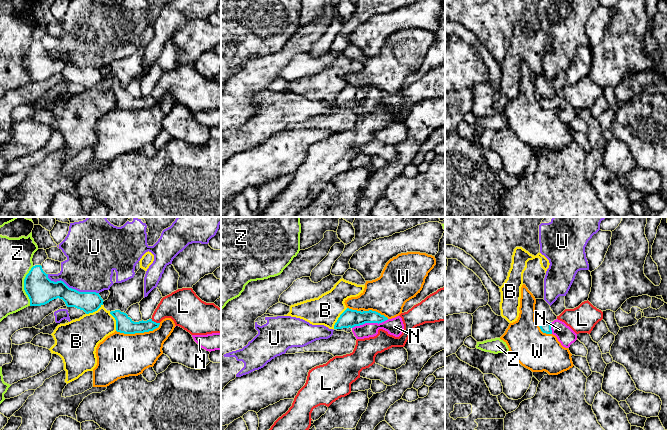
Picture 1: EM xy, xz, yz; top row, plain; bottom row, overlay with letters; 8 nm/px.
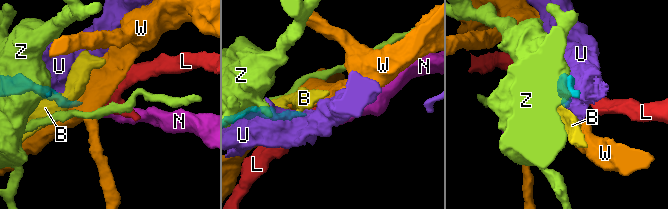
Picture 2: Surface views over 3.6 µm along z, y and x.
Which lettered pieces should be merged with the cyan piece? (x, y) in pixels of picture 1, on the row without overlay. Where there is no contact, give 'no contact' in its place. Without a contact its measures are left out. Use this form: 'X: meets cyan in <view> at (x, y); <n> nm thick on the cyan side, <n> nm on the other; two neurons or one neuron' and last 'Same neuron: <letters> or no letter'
B: meets cyan in xz at (338, 94); 140 nm thick on the cyan side, 240 nm on the other; two neurons
L: meets cyan in xy at (155, 98); 140 nm thick on the cyan side, 260 nm on the other; two neurons
N: meets cyan in xz at (370, 98); 140 nm thick on the cyan side, 140 nm on the other; one neuron
U: meets cyan in xy at (71, 64); 220 nm thick on the cyan side, 380 nm on the other; two neurons
W: meets cyan in xy at (138, 108); 140 nm thick on the cyan side, 360 nm on the other; two neurons
Z: meets cyan in xy at (24, 62); 220 nm thick on the cyan side, 260 nm on the other; two neurons
Same neuron: N

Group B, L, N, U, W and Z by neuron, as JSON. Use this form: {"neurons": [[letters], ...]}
{"neurons": [["B"], ["L"], ["N"], ["U"], ["W"], ["Z"]]}

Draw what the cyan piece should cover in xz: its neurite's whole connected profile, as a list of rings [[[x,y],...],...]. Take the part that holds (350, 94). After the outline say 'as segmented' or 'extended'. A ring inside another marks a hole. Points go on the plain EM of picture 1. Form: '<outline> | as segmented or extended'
[[[347,84],[338,94],[334,105],[351,104],[356,115],[374,113],[379,105],[399,113],[404,105],[402,94],[388,95],[376,87],[357,87]]] | extended

